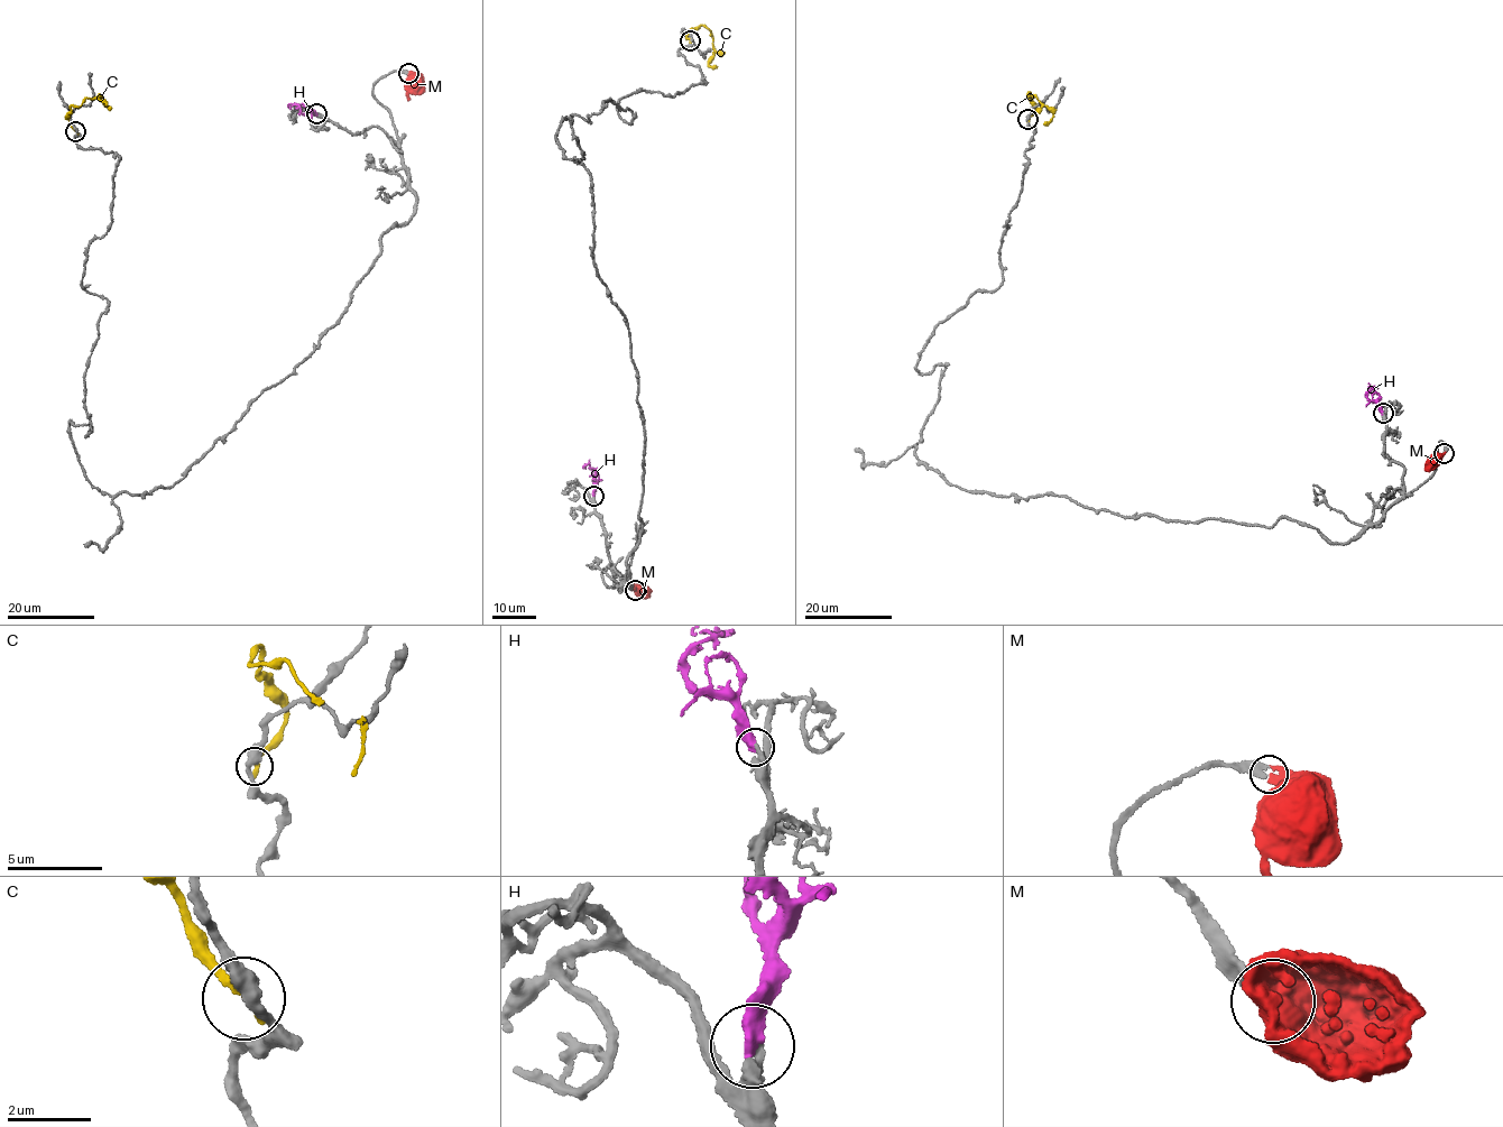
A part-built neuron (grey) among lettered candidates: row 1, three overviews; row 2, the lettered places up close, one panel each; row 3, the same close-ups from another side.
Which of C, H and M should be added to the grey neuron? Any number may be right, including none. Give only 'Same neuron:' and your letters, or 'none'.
Same neuron: M

